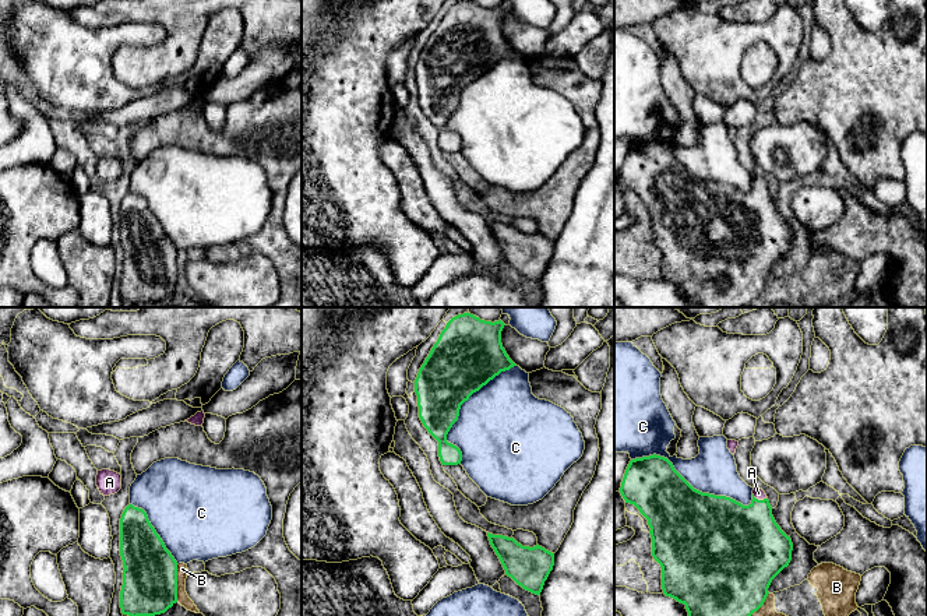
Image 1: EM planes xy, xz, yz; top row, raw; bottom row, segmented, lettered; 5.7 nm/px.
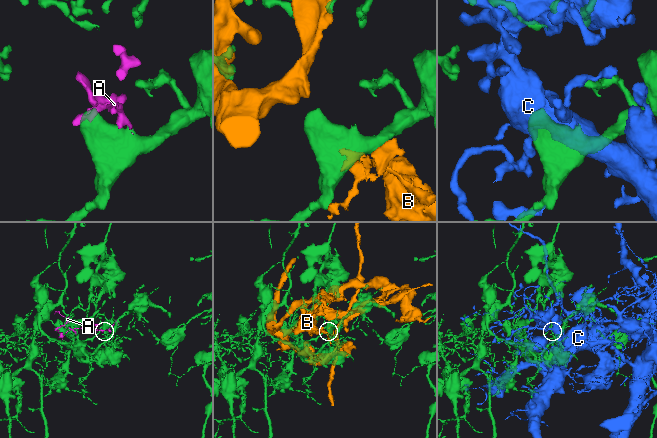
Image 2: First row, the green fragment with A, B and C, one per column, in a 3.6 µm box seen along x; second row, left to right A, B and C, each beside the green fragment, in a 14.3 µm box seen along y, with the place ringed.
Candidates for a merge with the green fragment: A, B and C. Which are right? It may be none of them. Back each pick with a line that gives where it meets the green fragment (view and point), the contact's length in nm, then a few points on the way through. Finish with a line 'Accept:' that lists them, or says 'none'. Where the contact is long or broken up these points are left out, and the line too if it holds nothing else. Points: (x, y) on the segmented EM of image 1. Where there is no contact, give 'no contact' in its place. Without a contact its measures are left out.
A: yz (760, 500) | 90 nm | across yz (744, 541), (760, 511), (760, 500), (758, 493)
Accept: A

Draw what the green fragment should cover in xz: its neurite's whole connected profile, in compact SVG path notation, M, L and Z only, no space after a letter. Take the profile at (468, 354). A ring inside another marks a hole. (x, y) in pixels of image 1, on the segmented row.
M464 313L441 331L415 380L419 418L438 441L443 465L458 465L461 450L447 441L461 405L501 372L517 366L501 344L504 323Z

